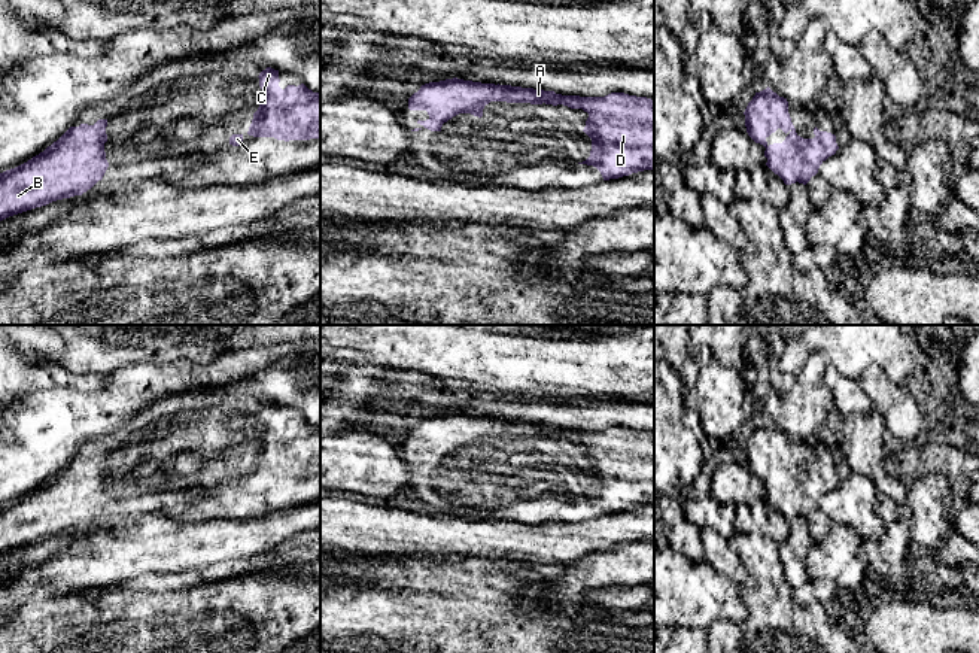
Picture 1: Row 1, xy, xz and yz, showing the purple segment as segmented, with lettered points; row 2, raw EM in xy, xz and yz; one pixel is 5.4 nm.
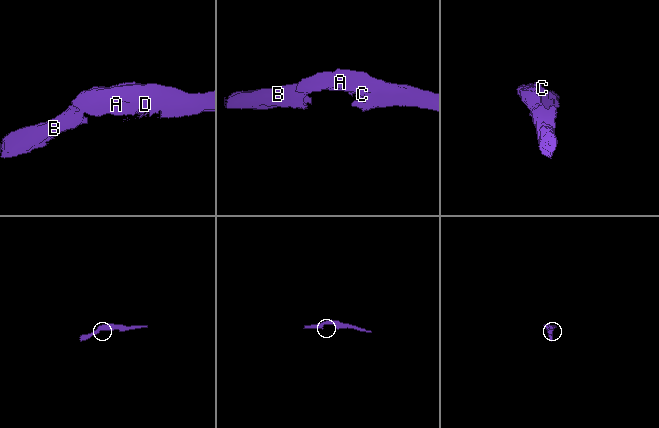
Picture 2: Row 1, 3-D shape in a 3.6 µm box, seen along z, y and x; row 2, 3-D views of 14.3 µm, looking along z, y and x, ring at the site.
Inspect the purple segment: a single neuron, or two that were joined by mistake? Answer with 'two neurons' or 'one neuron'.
one neuron

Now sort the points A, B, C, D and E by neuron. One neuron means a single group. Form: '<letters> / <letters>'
A B C D E

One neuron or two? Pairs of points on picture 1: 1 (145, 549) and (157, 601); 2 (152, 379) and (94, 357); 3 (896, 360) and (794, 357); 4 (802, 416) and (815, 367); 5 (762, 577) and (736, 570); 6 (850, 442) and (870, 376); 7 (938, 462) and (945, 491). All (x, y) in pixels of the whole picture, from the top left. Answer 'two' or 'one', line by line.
1: two
2: two
3: one
4: one
5: two
6: two
7: two

